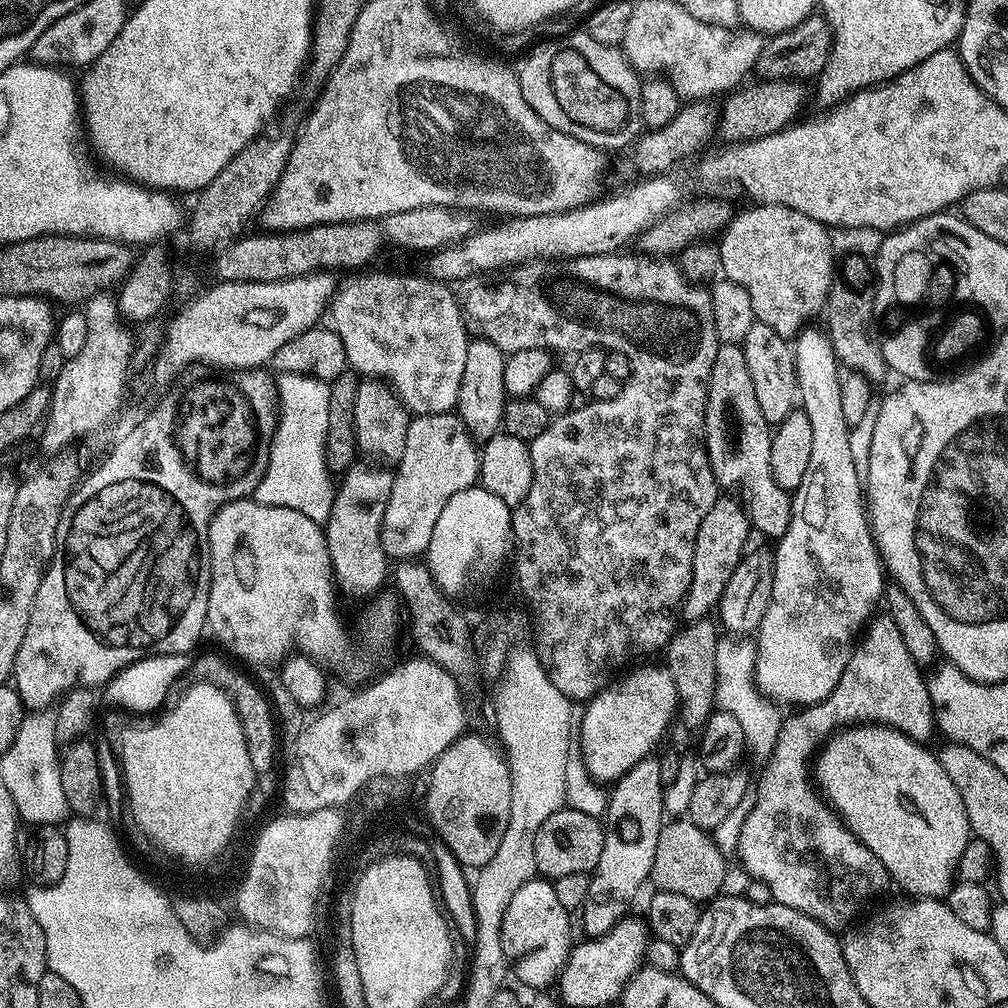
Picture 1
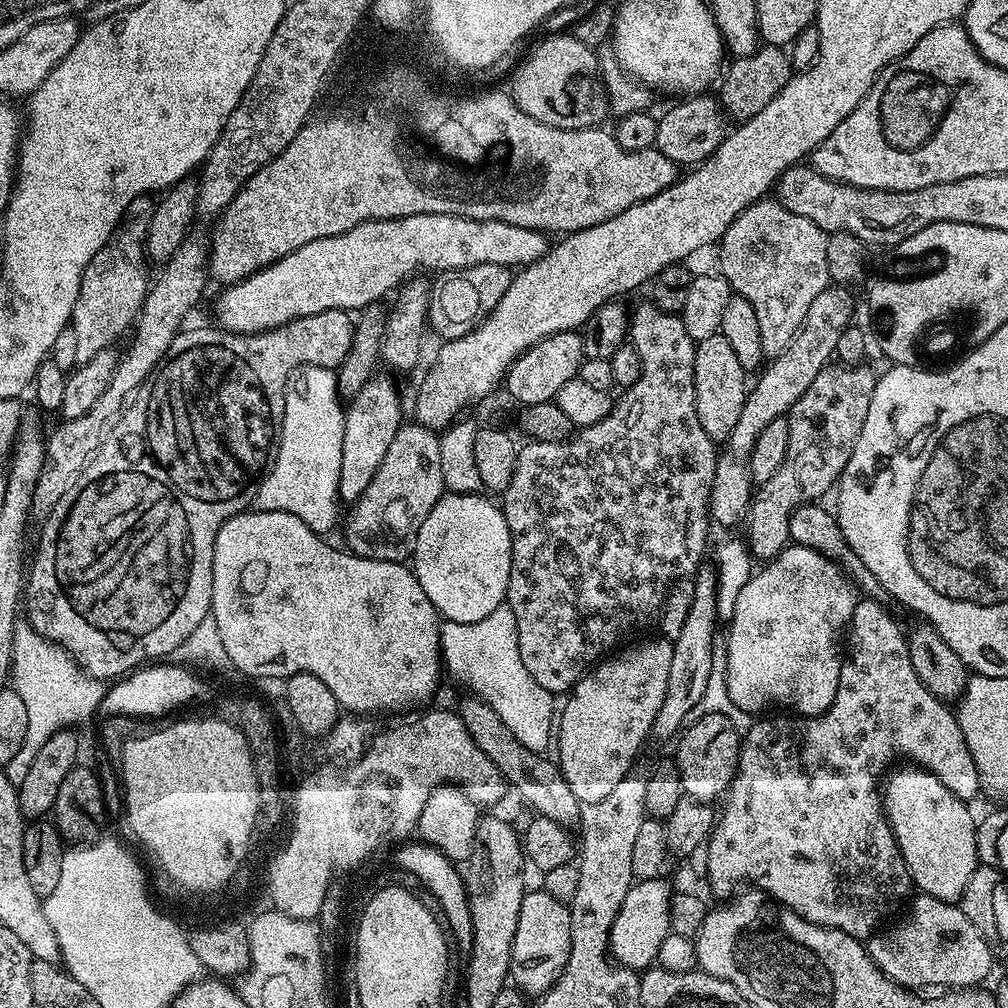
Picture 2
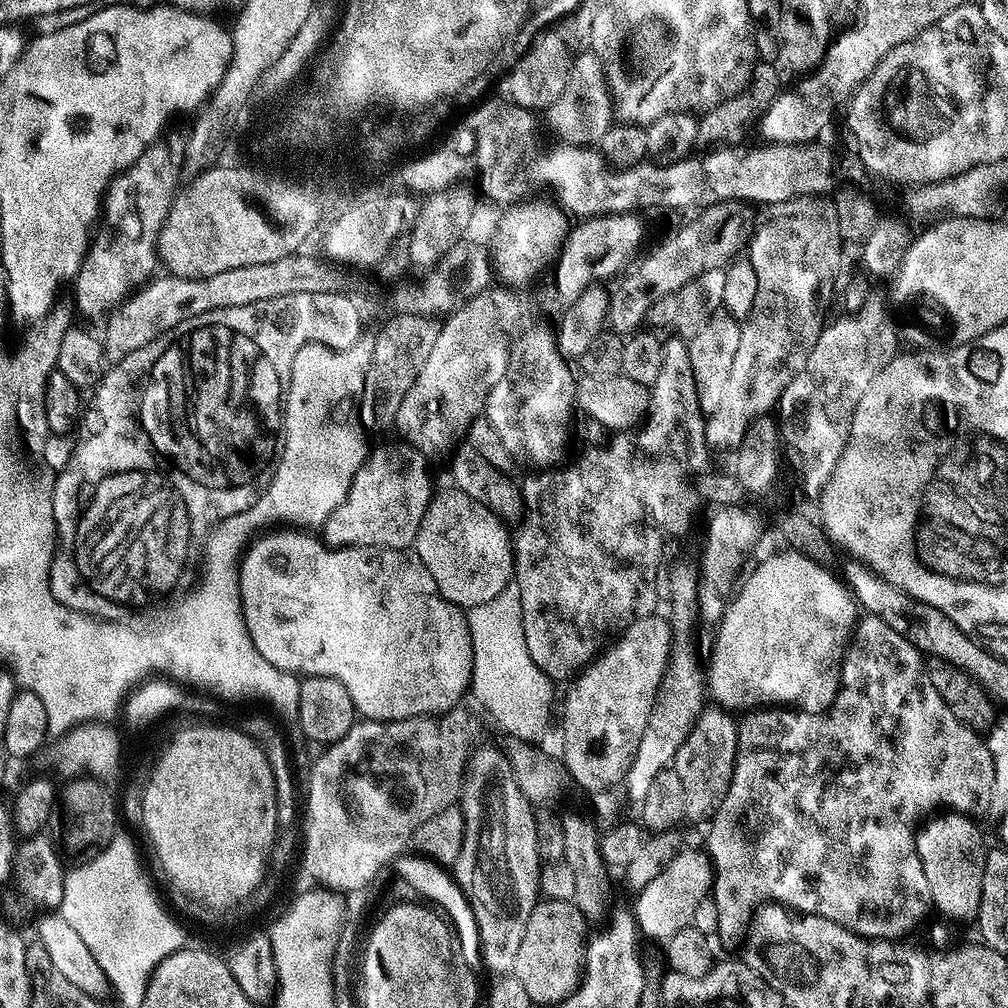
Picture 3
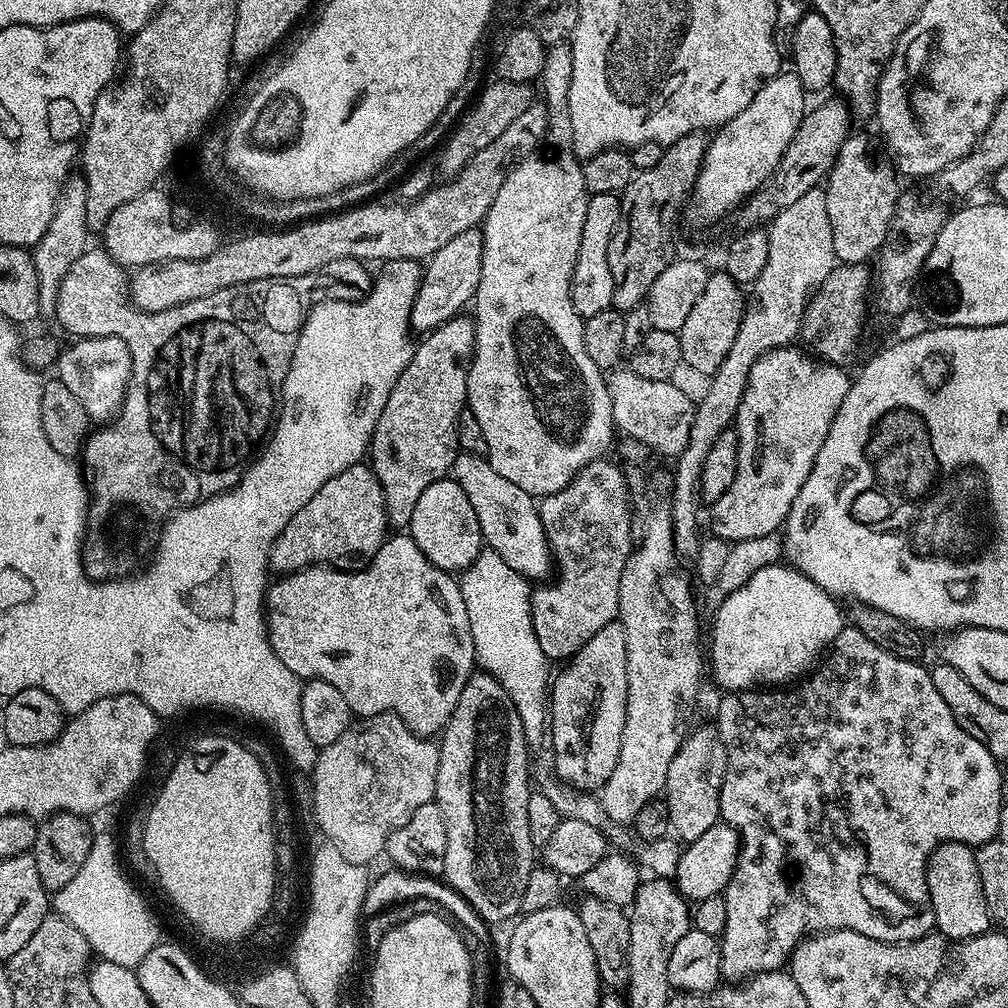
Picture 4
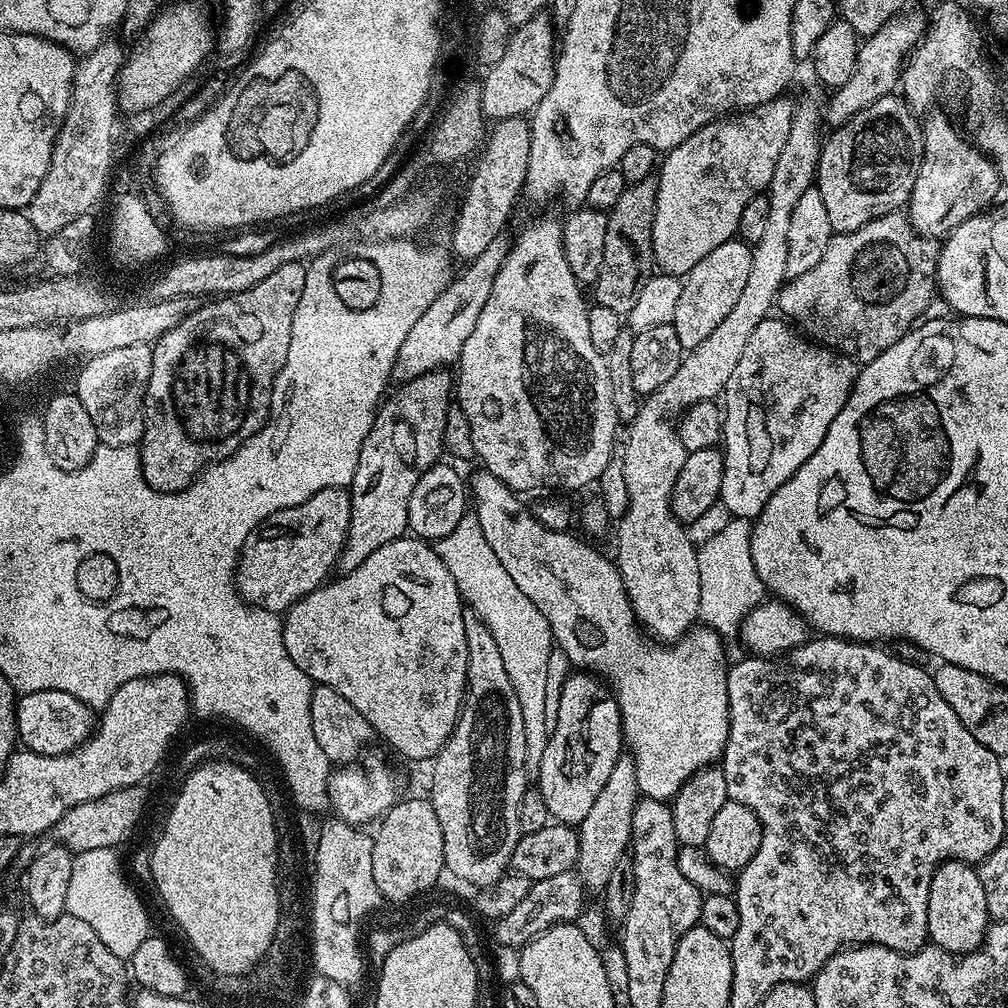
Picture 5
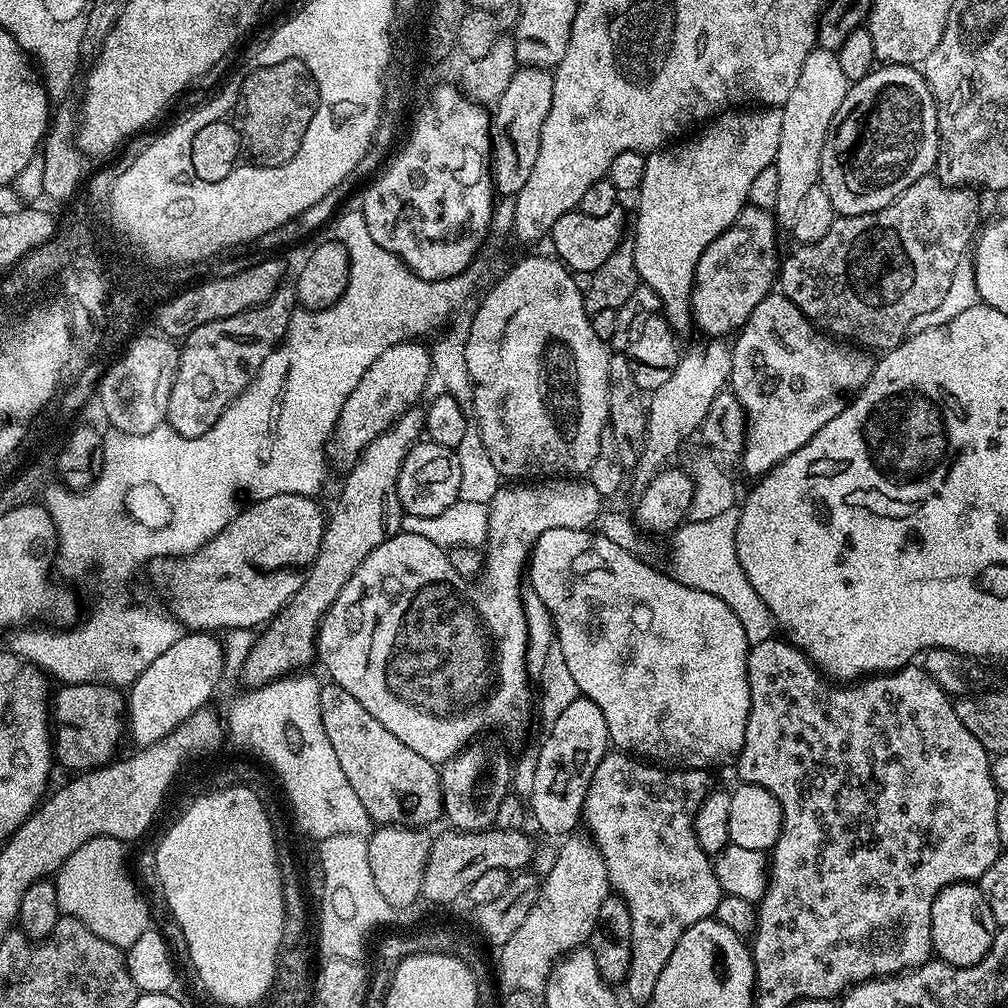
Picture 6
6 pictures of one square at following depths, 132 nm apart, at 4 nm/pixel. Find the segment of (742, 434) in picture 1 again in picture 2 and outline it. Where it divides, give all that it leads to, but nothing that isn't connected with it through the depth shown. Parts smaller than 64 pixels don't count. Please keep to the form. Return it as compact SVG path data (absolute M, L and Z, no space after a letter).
M717 334L697 343L694 360L694 390L698 422L702 422L706 434L714 442L727 440L730 430L734 430L734 425L738 422L738 416L742 414L746 395L744 379L746 373L738 362L738 354L734 354L733 347L724 336Z

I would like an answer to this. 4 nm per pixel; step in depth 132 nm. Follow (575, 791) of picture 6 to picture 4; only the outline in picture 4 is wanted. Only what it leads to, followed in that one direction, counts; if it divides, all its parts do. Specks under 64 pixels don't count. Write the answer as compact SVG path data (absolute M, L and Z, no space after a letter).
M618 622L602 626L602 630L598 630L598 634L594 634L594 638L590 638L590 642L586 642L586 646L582 646L582 650L575 652L572 659L561 668L564 669L557 676L555 673L550 684L550 744L552 740L552 752L556 755L554 772L559 779L572 788L599 790L604 787L610 774L614 774L614 762L618 762L618 750L622 746L622 726L626 726L626 694L628 693L626 688L626 634L622 626Z

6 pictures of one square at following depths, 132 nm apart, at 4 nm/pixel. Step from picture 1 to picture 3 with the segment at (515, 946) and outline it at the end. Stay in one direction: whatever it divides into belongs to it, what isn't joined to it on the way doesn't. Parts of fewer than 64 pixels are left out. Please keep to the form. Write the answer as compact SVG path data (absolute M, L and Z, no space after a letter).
M541 899L526 922L526 934L516 951L512 972L522 982L533 1005L559 1006L580 986L586 951L586 921L570 900Z

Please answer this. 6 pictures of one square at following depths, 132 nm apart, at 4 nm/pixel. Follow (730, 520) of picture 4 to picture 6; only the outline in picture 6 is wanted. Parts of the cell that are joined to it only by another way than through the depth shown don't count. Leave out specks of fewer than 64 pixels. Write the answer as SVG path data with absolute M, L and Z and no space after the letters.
M779 290L764 296L762 302L754 306L754 314L750 314L735 340L736 344L731 345L730 390L744 407L746 431L742 461L745 474L751 478L766 475L771 468L794 454L794 450L806 446L806 442L810 442L810 438L814 438L830 418L838 418L849 399L863 388L874 367L873 357L868 357L871 355L865 349L821 332Z

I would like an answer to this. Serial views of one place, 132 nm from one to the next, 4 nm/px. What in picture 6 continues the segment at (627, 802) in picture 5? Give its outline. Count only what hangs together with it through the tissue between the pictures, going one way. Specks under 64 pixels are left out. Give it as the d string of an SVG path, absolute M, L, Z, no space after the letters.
M573 834L561 844L564 845L556 861L548 868L548 877L542 880L536 904L526 914L526 922L498 948L500 968L508 972L507 987L518 992L543 993L556 961L587 945L598 922L598 910L602 910L602 902L610 895L606 862L591 839Z

